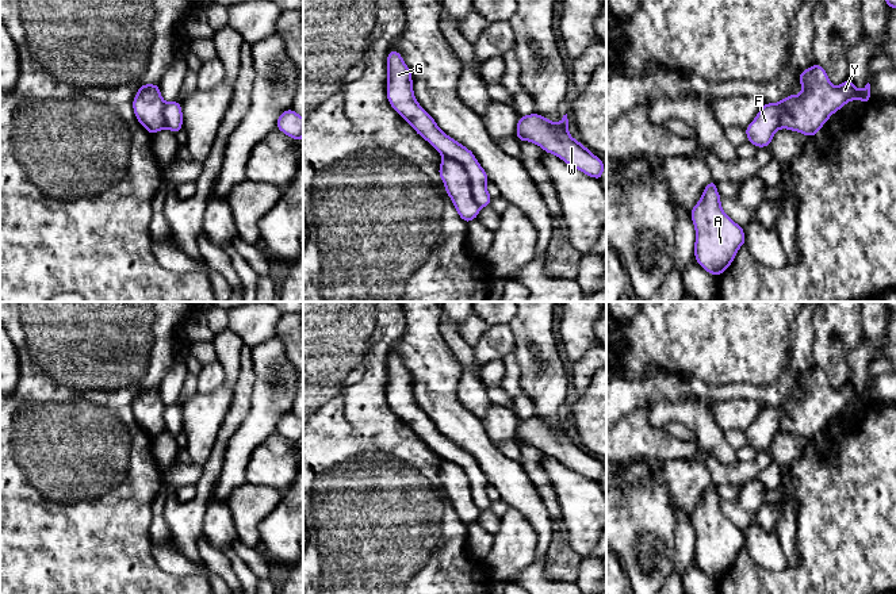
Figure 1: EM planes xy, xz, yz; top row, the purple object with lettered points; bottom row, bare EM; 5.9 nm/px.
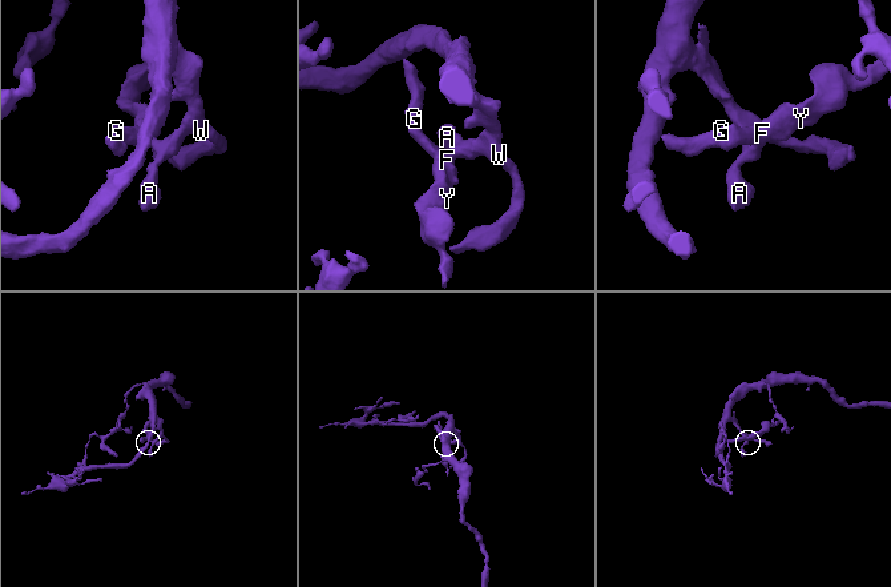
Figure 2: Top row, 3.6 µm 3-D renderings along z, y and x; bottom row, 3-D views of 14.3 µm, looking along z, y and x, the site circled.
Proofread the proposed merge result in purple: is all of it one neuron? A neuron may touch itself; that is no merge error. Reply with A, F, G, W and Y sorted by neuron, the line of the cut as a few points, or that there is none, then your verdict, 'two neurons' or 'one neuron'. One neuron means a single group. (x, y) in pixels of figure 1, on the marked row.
groups A F G W / Y; cut xz (444, 157), (454, 158), (464, 169), (471, 195), (481, 207); two neurons

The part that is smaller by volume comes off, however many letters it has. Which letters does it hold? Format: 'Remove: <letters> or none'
Remove: Y

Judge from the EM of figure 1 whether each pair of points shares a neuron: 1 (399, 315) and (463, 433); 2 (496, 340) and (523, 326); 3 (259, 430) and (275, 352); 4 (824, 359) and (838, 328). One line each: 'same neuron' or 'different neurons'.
1: different neurons
2: different neurons
3: same neuron
4: same neuron

